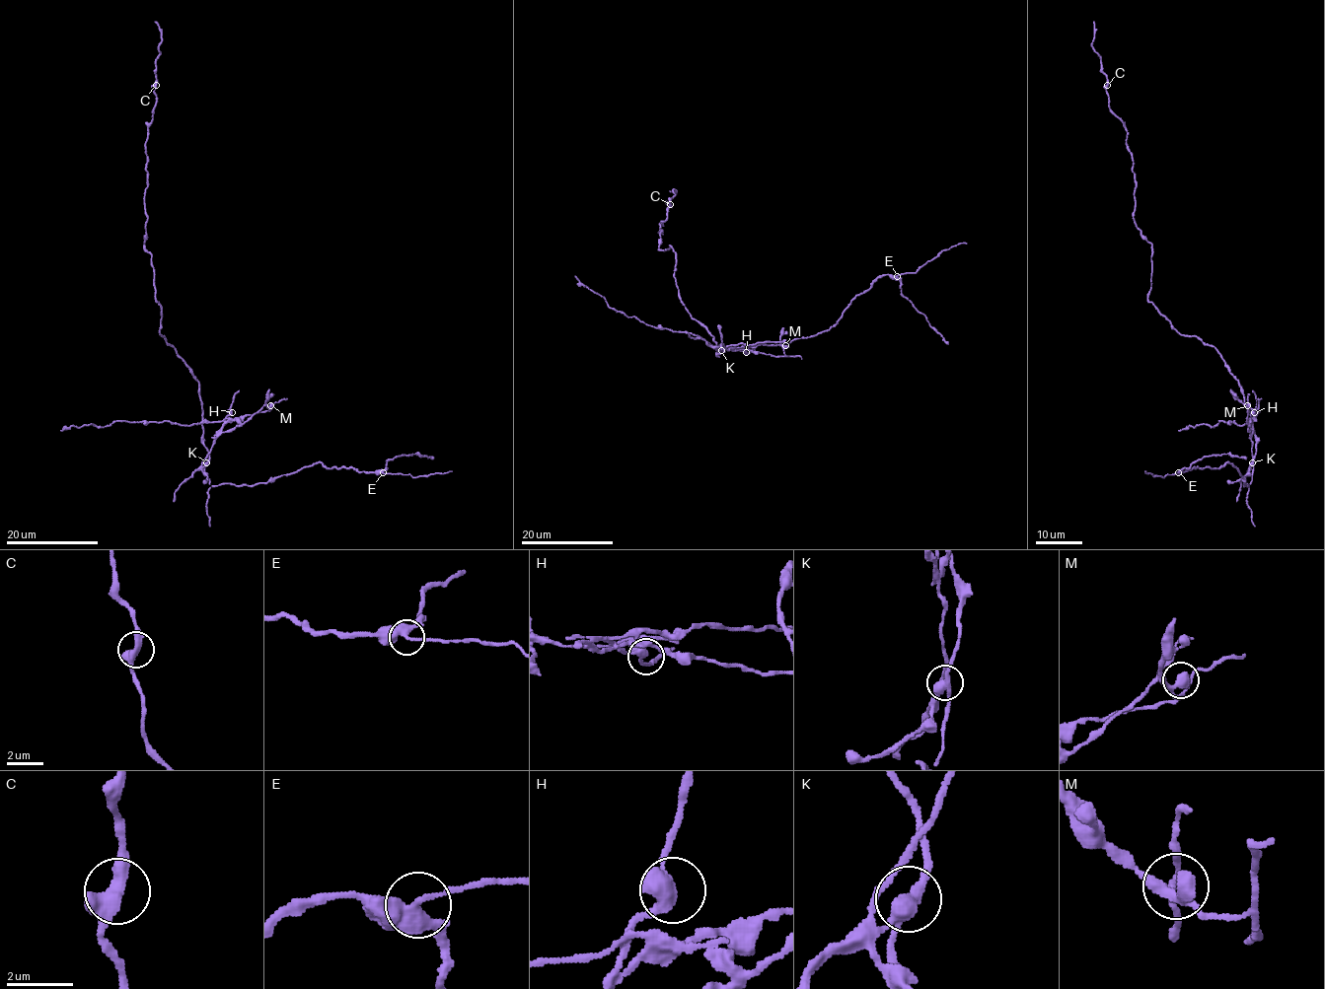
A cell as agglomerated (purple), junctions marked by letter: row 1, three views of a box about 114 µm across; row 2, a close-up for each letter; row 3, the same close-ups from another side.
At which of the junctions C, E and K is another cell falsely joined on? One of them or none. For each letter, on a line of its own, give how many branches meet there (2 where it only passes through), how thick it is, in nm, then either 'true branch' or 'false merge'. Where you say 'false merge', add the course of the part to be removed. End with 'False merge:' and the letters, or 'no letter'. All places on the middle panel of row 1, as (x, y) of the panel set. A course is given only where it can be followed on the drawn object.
C: 3 | 360 nm | true branch
E: 3 | 400 nm | true branch
K: 3 | 360 nm | false merge | (721, 350), (737, 350), (713, 347), (698, 336), (655, 327), (634, 317), (616, 312), (574, 276)
False merge: K

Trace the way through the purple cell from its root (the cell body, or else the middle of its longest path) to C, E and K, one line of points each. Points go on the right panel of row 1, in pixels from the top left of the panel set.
C: (1230, 371), (1147, 298), (1151, 245), (1134, 220), (1133, 154), (1107, 85)
E: (1230, 371), (1242, 388), (1257, 440), (1251, 483), (1244, 485), (1229, 462), (1178, 472)
K: (1230, 371), (1242, 388), (1257, 440), (1252, 462)

